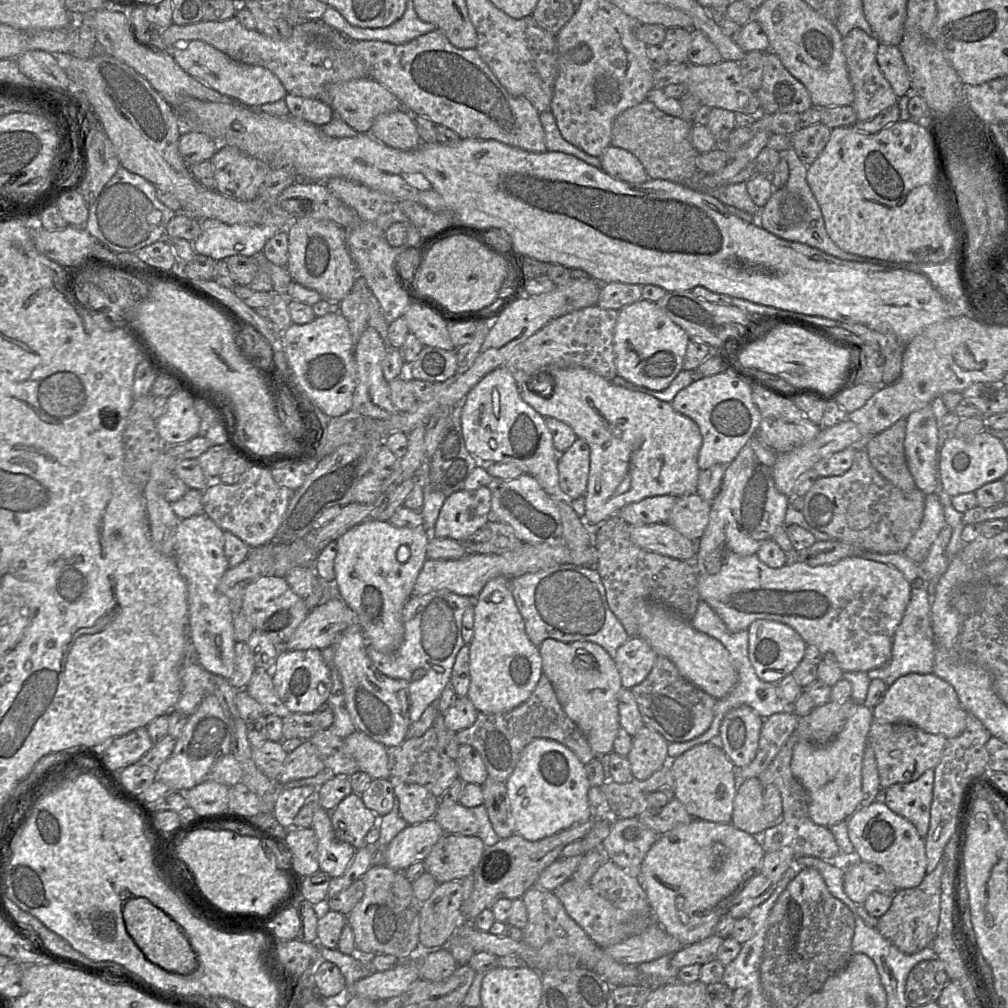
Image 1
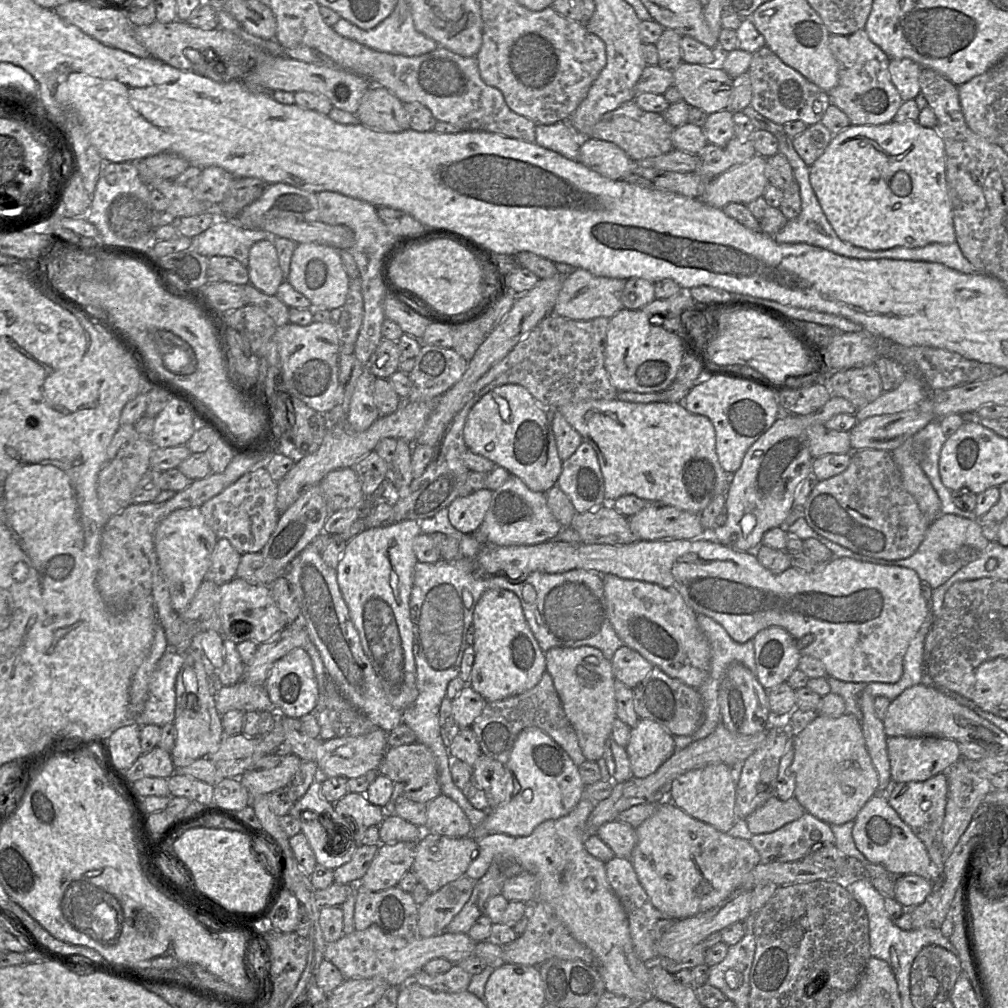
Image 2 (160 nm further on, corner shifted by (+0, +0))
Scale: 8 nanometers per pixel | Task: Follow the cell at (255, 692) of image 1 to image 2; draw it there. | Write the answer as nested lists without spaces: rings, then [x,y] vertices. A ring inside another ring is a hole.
[[[243,680],[233,686],[219,686],[213,690],[213,697],[215,707],[220,715],[230,710],[263,712],[274,709],[264,686],[251,685]]]

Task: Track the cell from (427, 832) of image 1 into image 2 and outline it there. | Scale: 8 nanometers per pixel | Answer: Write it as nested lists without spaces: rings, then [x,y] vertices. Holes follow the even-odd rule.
[[[381,843],[366,874],[356,885],[372,892],[397,886],[405,873],[411,870],[415,843]]]

